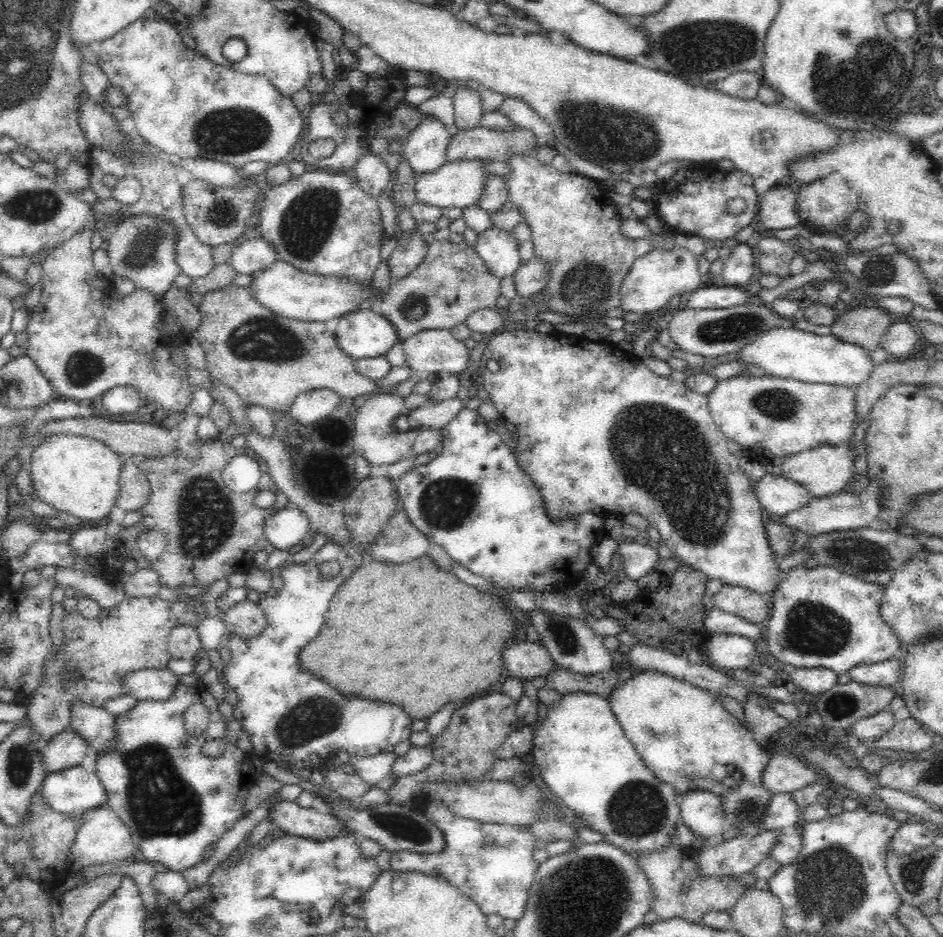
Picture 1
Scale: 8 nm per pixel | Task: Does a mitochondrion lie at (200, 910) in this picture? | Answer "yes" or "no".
no

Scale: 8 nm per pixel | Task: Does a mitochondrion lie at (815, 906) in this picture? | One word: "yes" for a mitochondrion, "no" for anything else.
yes

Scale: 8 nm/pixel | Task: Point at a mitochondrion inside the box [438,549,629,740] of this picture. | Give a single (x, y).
(565, 640)

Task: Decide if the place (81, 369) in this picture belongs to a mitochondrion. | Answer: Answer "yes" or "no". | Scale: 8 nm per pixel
yes

